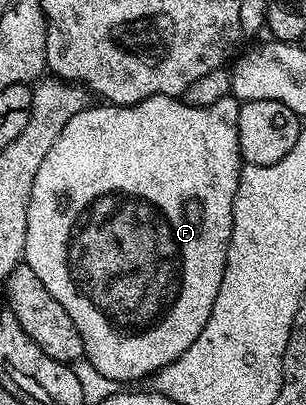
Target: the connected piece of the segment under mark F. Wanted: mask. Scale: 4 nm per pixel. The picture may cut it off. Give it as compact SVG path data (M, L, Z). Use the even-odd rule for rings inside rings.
M154 95L131 107L118 105L88 106L87 110L77 113L61 129L61 137L53 141L37 177L33 180L33 193L27 206L27 232L23 257L25 266L37 273L41 285L53 293L57 305L69 313L77 333L81 333L83 353L88 361L107 379L116 385L131 385L134 379L154 376L165 365L177 361L193 341L197 333L205 329L209 313L213 313L213 301L217 301L217 289L221 289L221 277L225 273L227 246L233 225L233 201L239 184L241 156L239 154L239 109L240 100L228 97L213 101L208 107L190 107L182 98L170 95Z

